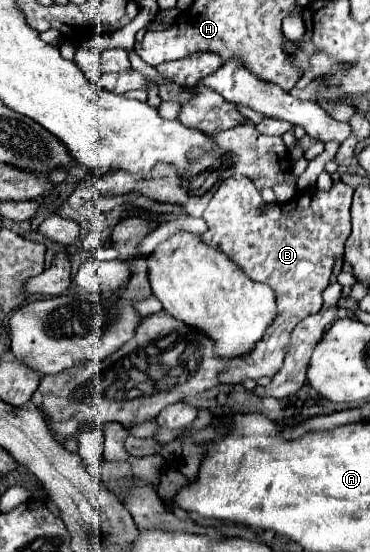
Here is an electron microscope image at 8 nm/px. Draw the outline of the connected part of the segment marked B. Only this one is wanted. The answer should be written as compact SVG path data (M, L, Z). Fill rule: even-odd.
M243 175L225 179L203 213L209 225L203 239L229 253L247 275L273 287L277 295L277 317L271 327L257 341L253 351L225 361L215 355L213 339L163 309L141 317L133 341L127 341L101 363L79 363L61 373L41 377L31 401L51 417L51 431L61 437L71 437L87 421L93 421L97 427L109 421L129 425L153 419L169 403L183 401L215 385L273 377L283 365L285 345L291 341L289 335L293 327L301 319L315 315L323 305L321 293L329 285L335 259L343 257L343 245L351 233L353 194L353 187L337 181L329 191L309 189L287 203L263 203L251 179Z

